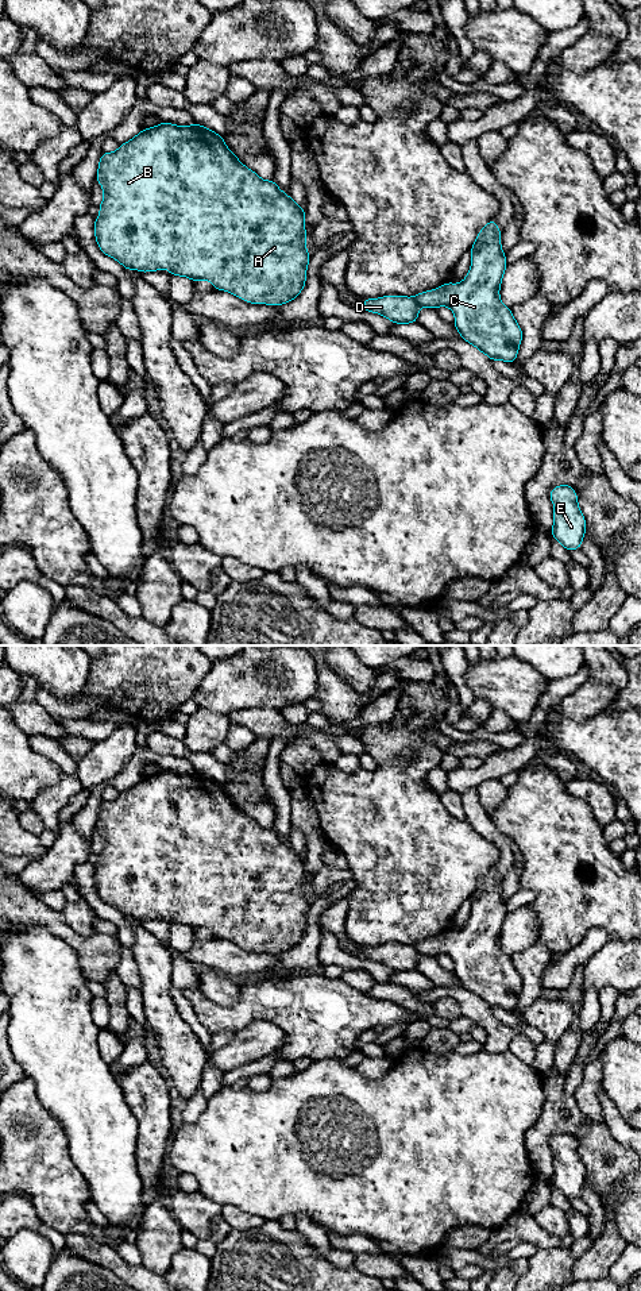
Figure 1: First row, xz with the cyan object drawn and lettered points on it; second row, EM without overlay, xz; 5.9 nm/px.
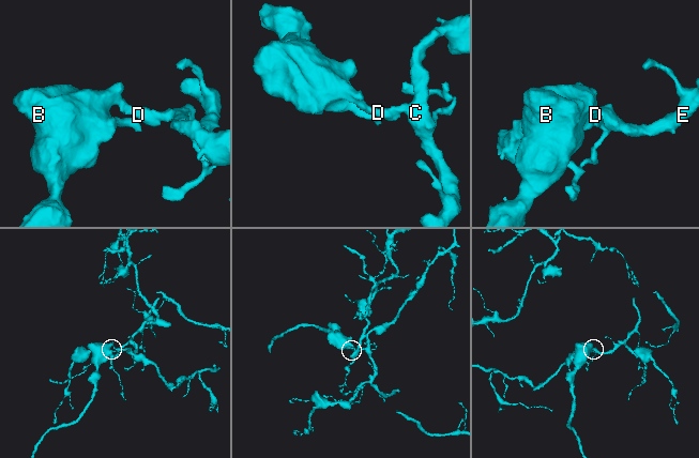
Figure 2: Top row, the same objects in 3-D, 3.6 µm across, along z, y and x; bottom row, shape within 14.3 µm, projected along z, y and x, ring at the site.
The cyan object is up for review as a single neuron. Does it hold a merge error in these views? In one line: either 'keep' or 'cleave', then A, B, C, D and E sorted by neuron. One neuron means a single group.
cleave; groups A B D / C E

